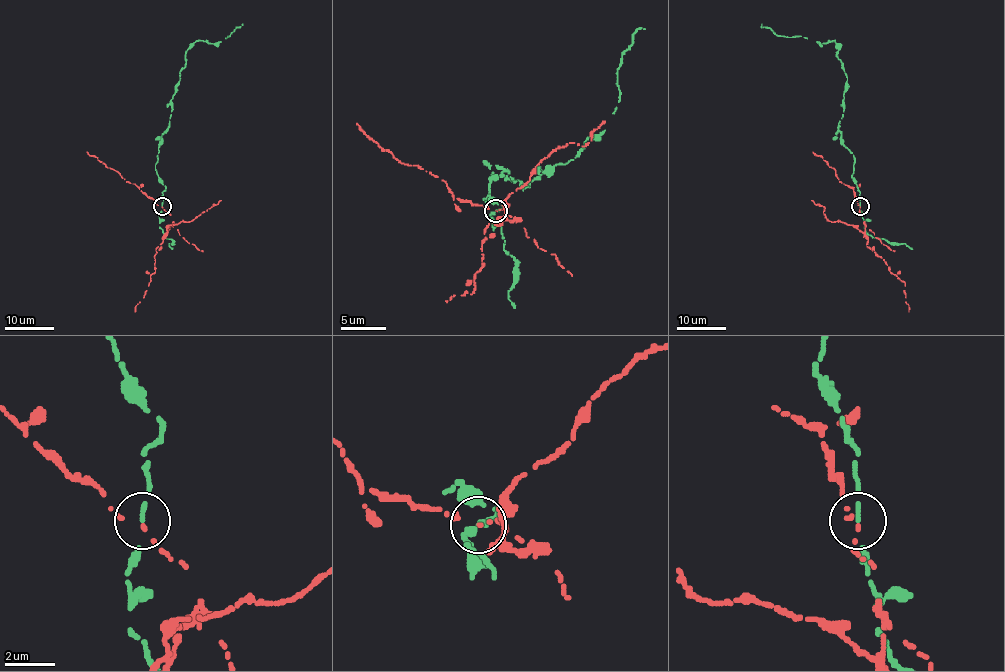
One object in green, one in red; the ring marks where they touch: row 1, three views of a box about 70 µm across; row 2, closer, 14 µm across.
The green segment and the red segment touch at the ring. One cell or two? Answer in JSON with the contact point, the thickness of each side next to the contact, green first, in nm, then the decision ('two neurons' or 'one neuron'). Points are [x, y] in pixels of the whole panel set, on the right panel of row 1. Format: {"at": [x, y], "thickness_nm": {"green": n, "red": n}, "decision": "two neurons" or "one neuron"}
{"at": [860, 206], "thickness_nm": {"green": 110, "red": 150}, "decision": "two neurons"}

